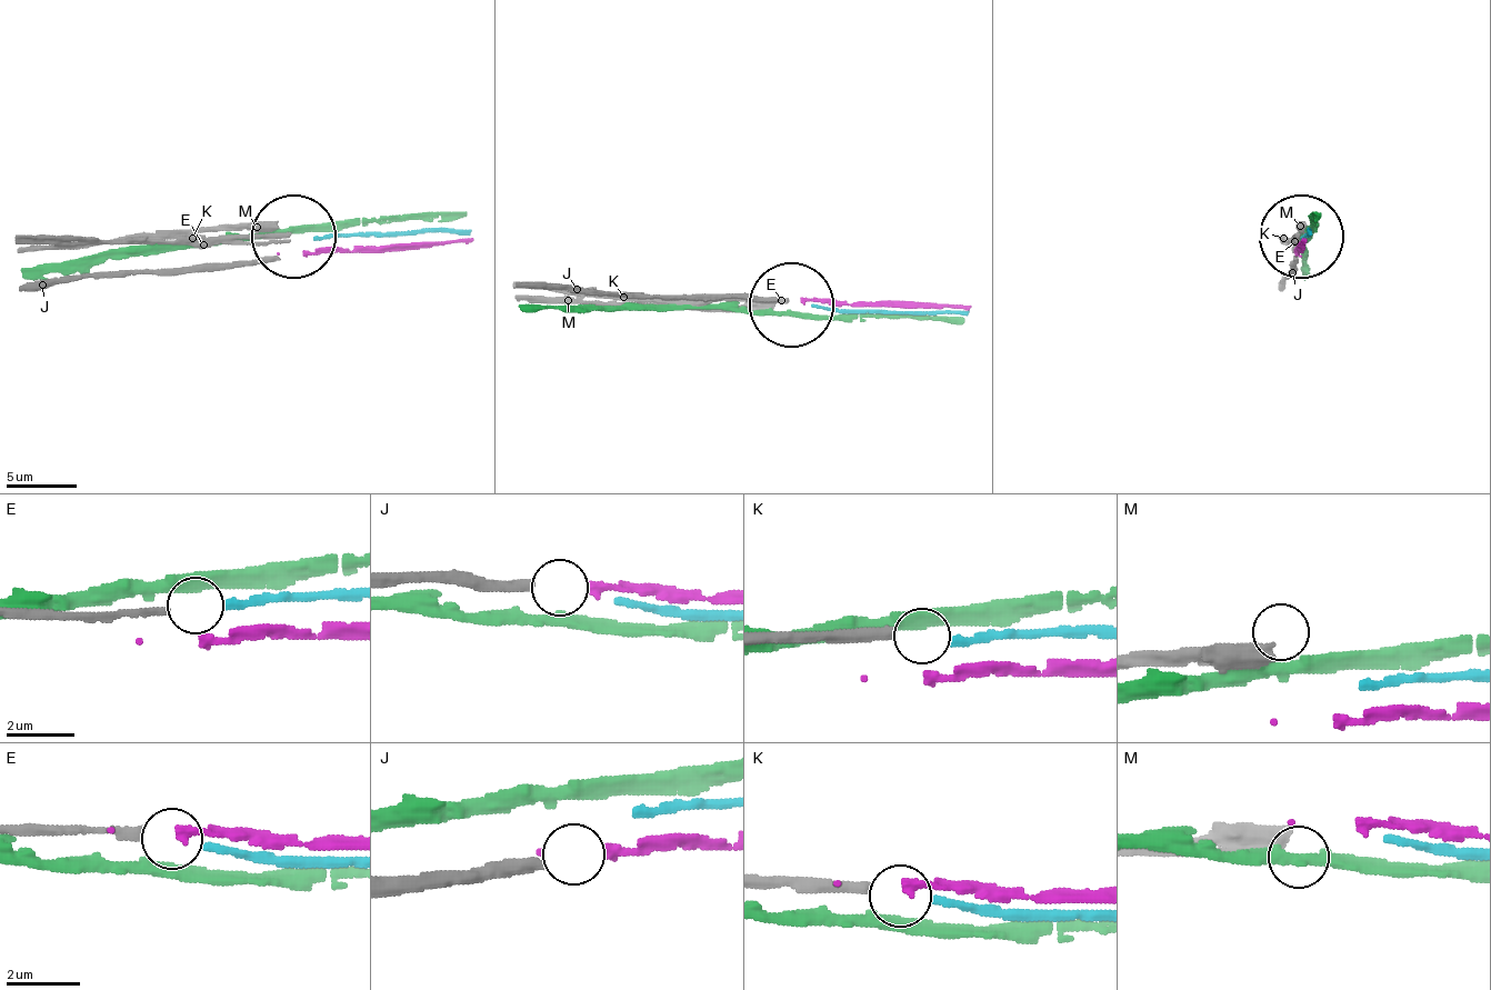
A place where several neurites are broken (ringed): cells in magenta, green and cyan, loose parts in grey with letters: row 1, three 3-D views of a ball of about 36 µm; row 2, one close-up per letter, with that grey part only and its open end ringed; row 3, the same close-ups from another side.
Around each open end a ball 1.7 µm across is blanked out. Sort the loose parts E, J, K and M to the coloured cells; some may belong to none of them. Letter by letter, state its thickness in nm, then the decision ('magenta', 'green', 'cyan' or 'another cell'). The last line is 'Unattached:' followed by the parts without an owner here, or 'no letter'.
E: 200 nm thick; cyan
J: 320 nm thick; magenta
K: 320 nm thick; another cell
M: 240 nm thick; another cell
Unattached: K, M

